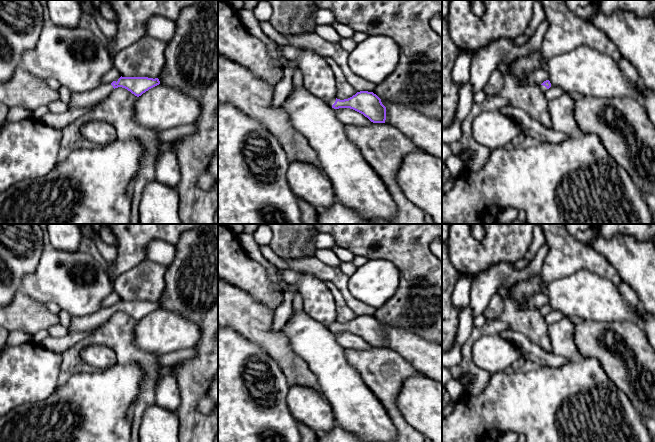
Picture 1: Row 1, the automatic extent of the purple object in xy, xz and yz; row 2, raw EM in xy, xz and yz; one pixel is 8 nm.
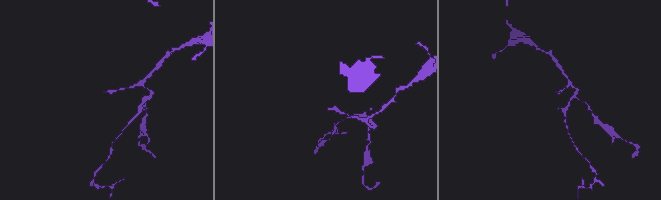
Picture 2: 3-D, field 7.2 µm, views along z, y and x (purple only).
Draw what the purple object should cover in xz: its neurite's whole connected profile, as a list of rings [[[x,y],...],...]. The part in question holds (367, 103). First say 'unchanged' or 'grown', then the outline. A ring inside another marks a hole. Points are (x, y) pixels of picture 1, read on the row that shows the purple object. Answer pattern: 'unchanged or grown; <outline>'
grown; [[[360,91],[348,99],[333,98],[324,101],[334,109],[350,108],[363,114],[373,123],[385,123],[386,107],[373,92]]]

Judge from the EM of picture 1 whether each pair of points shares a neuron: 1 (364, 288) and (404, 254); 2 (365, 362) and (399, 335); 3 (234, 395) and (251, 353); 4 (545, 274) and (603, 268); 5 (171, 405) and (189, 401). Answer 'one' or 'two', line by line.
1: two
2: two
3: one
4: one
5: two

